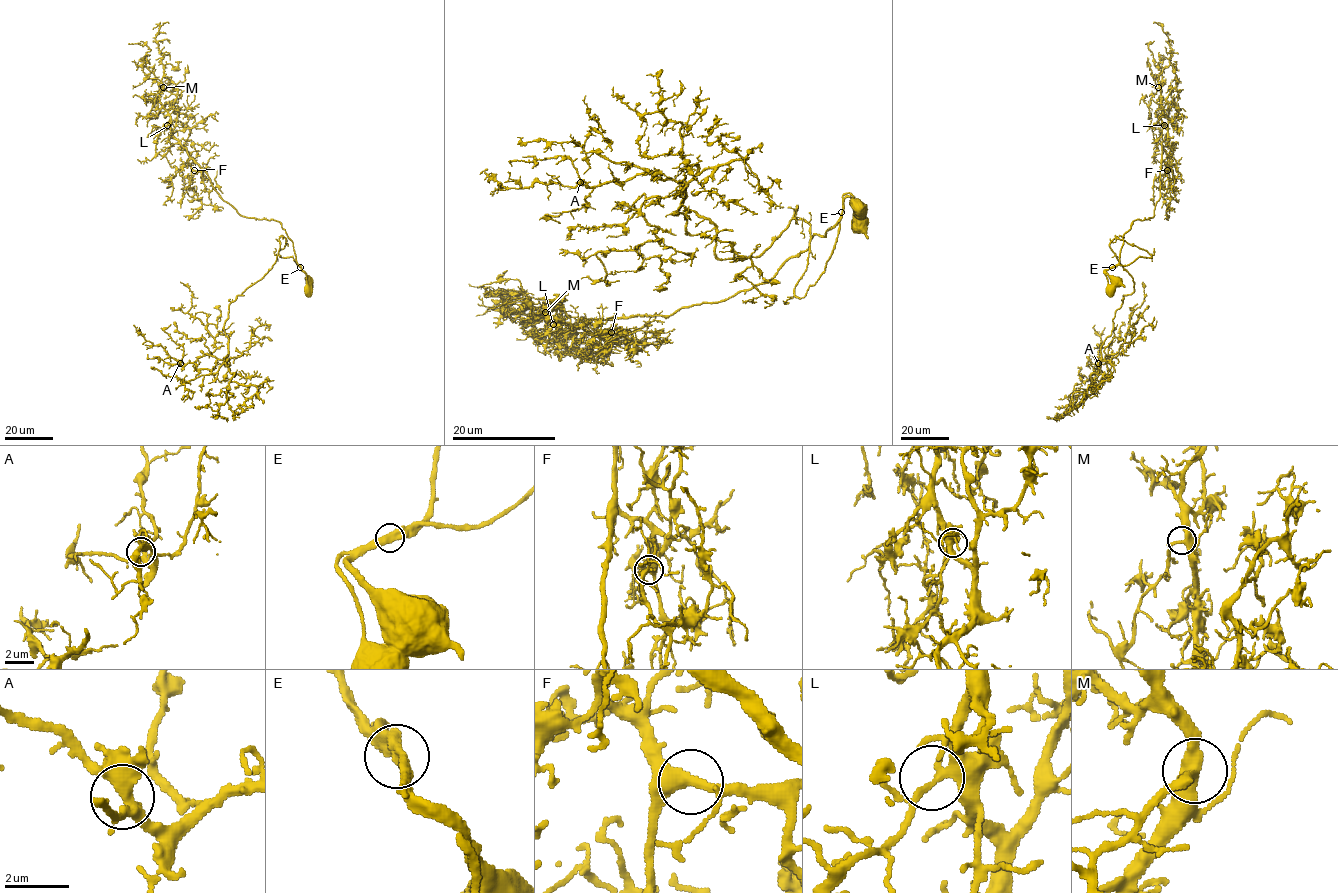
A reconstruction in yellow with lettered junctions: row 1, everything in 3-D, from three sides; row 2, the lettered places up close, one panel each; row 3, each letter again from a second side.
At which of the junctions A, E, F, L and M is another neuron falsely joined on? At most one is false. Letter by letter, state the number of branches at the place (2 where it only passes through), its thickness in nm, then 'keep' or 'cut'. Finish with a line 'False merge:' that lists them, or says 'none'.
A: 3 branches meet; 360 nm thick; keep
E: 2 branches meet; 400 nm thick; cut
F: 2 branches meet; 360 nm thick; keep
L: 2 branches meet; 280 nm thick; keep
M: 3 branches meet; 400 nm thick; keep
False merge: E

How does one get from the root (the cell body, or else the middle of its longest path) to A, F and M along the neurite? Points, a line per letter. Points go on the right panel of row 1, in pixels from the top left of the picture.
A: (1111, 289), (1107, 270), (1152, 257), (1116, 236), (1109, 247), (1134, 291), (1115, 311), (1098, 363)
F: (1111, 289), (1105, 272), (1118, 263), (1130, 224), (1154, 216), (1162, 159), (1170, 164), (1167, 170)
M: (1111, 289), (1105, 272), (1118, 262), (1123, 236), (1133, 221), (1154, 216), (1160, 198), (1167, 130), (1158, 87)

